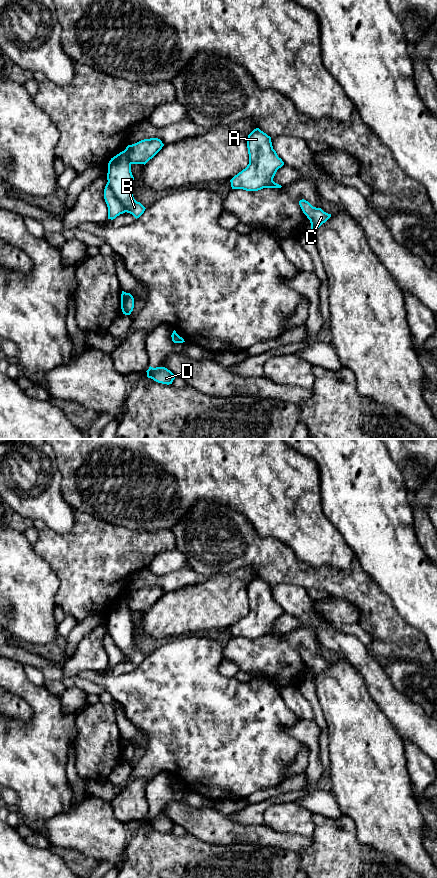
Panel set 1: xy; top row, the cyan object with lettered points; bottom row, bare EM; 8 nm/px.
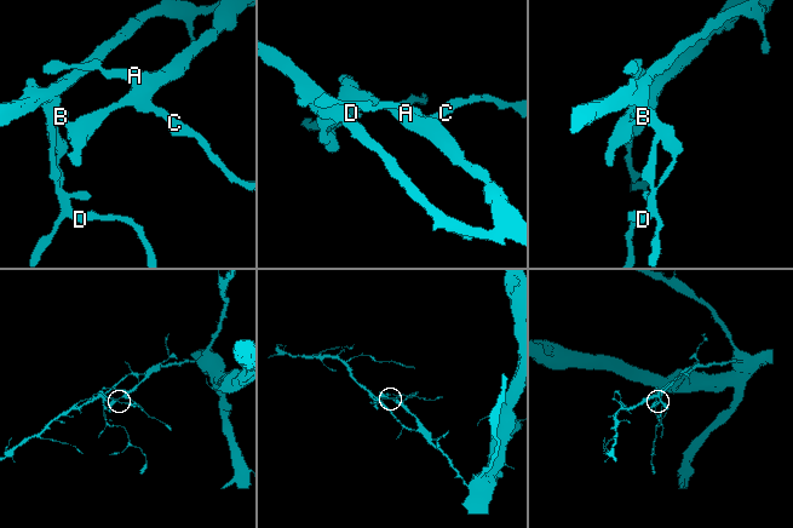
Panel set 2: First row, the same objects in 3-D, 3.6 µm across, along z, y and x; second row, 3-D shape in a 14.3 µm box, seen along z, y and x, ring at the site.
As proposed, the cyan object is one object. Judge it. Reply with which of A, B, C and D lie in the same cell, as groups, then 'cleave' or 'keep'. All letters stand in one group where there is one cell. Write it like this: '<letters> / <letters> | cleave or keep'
A B C / D | cleave

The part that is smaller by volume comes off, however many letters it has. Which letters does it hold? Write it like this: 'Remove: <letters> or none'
Remove: D

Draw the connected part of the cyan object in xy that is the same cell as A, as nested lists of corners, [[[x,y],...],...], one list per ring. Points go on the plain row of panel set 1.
[[[256,576],[248,583],[247,596],[249,612],[230,628],[232,637],[258,639],[281,636],[273,626],[284,610],[273,597],[271,585]]]

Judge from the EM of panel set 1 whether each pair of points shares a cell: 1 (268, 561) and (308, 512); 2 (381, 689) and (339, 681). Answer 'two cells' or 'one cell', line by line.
1: two cells
2: two cells

